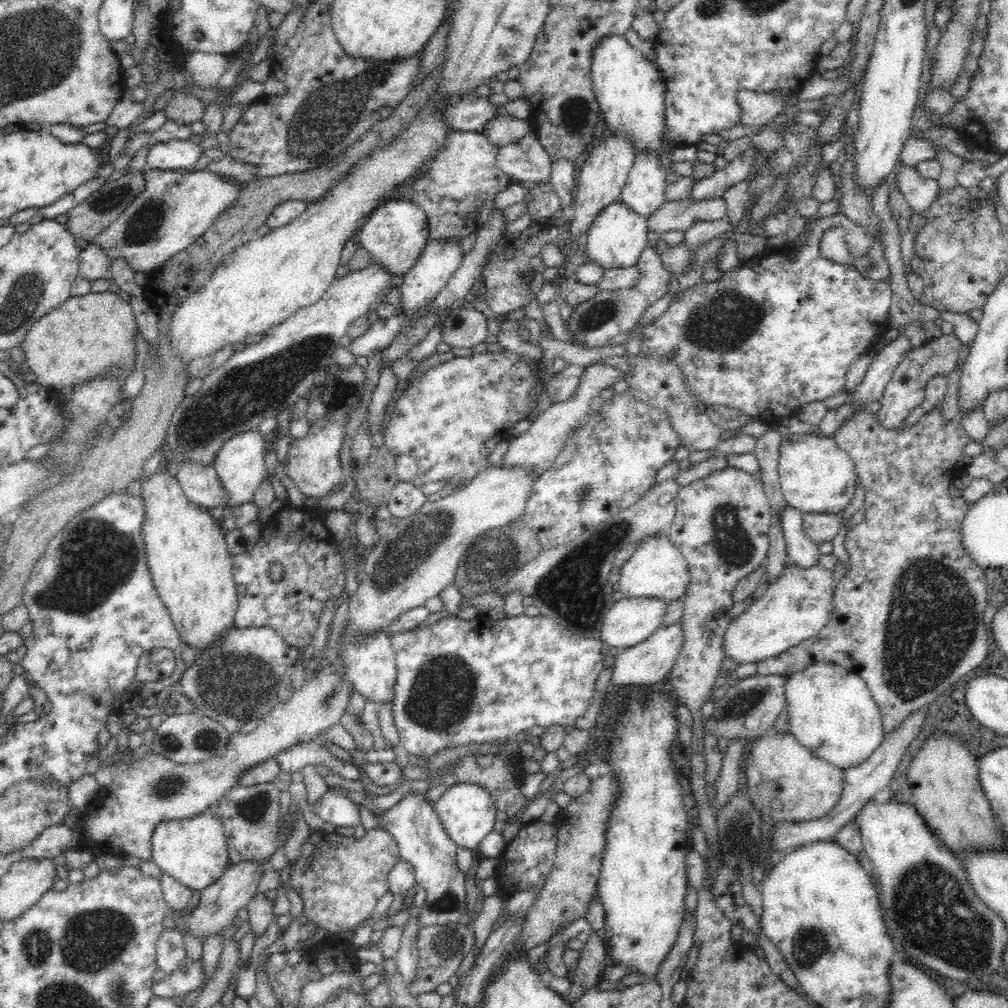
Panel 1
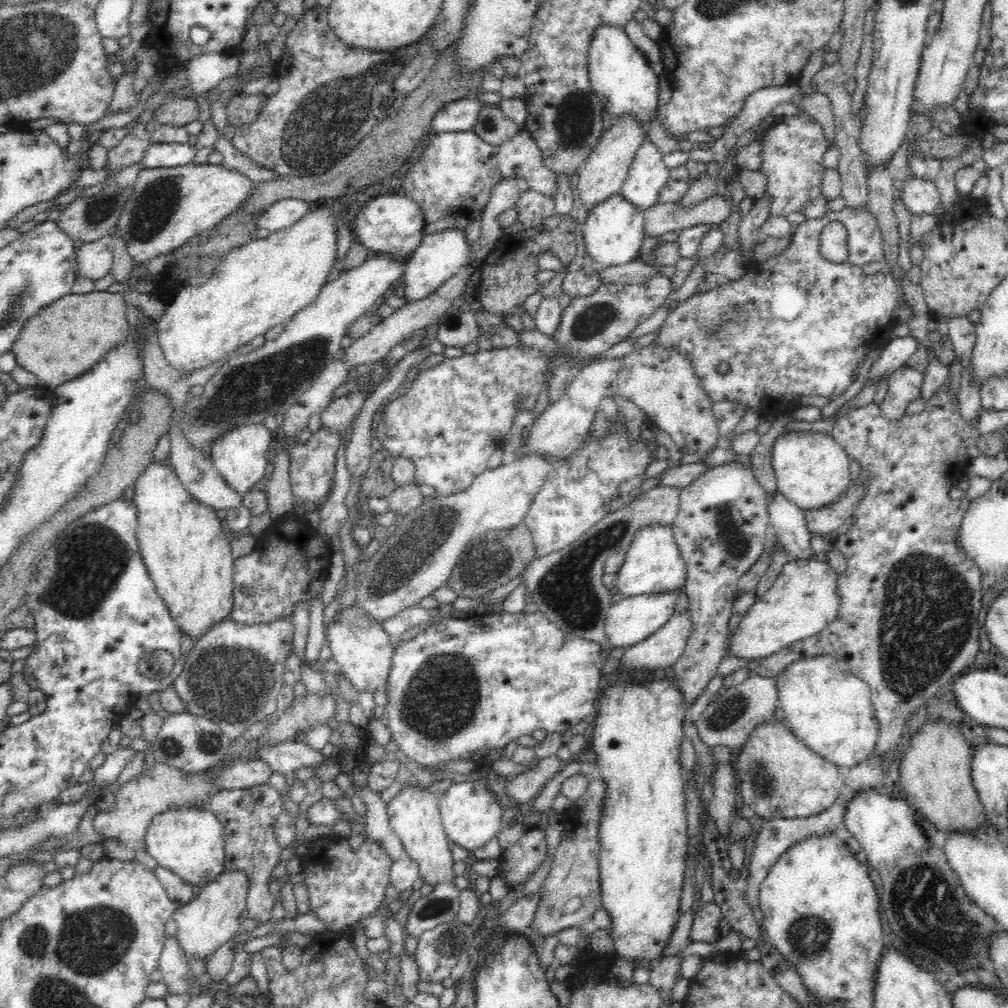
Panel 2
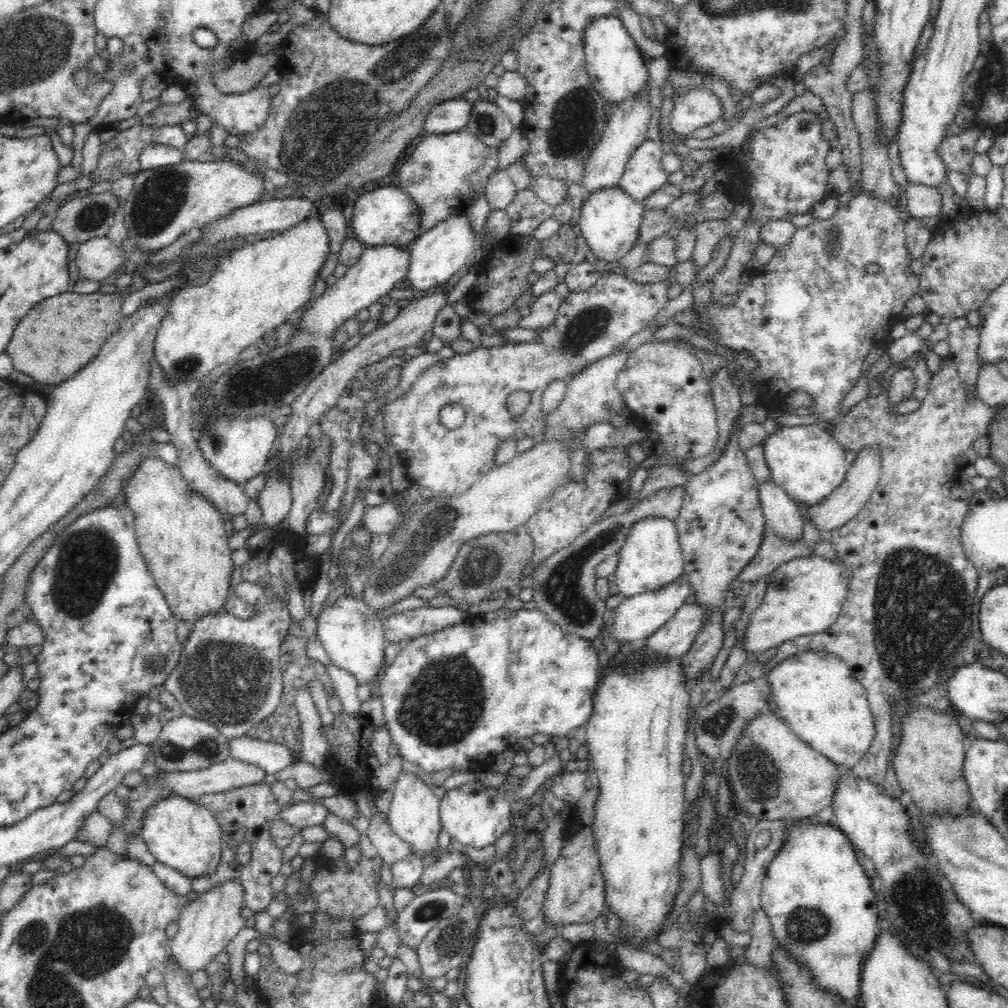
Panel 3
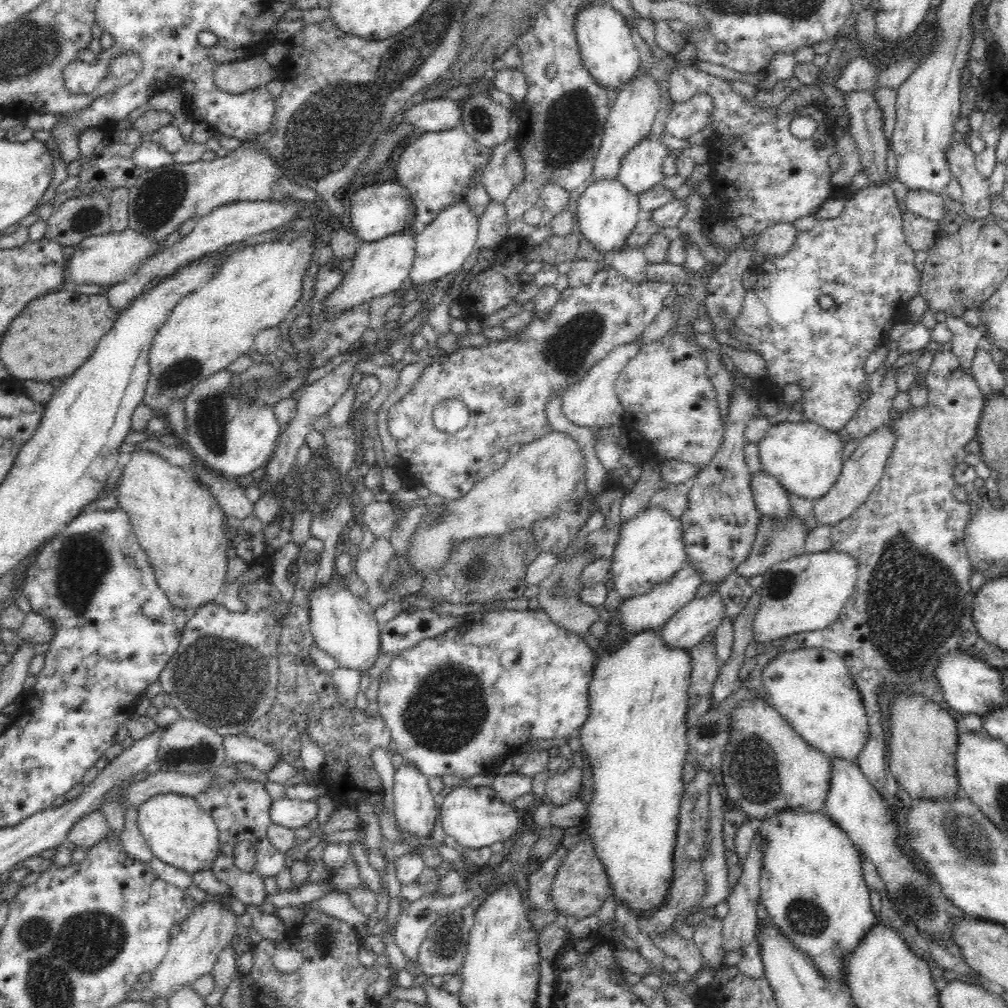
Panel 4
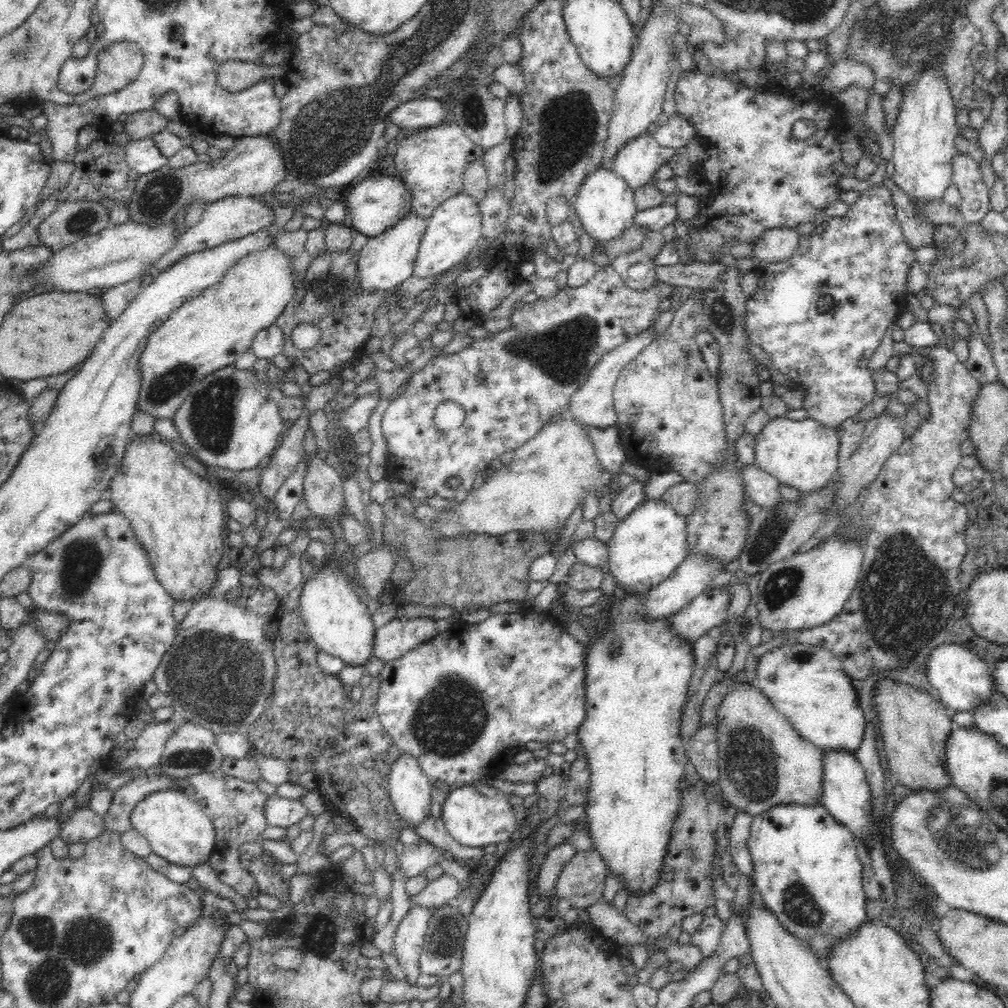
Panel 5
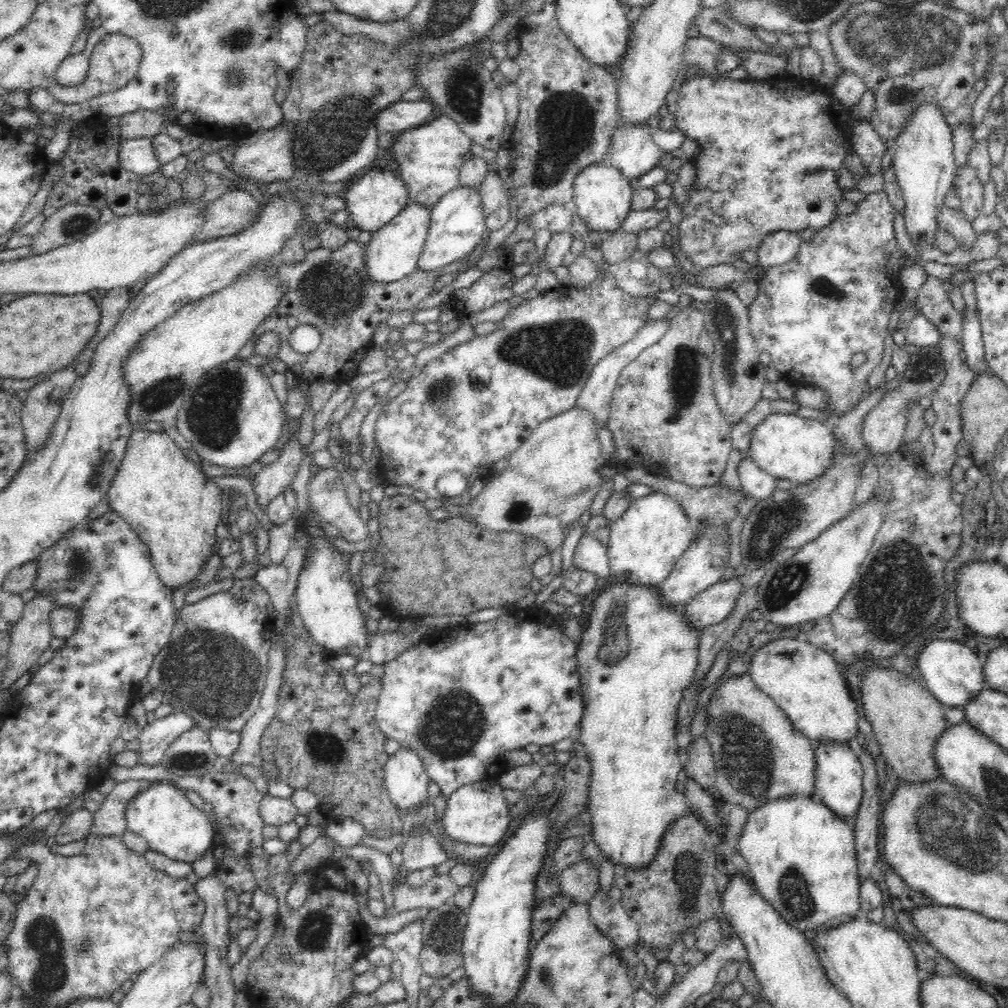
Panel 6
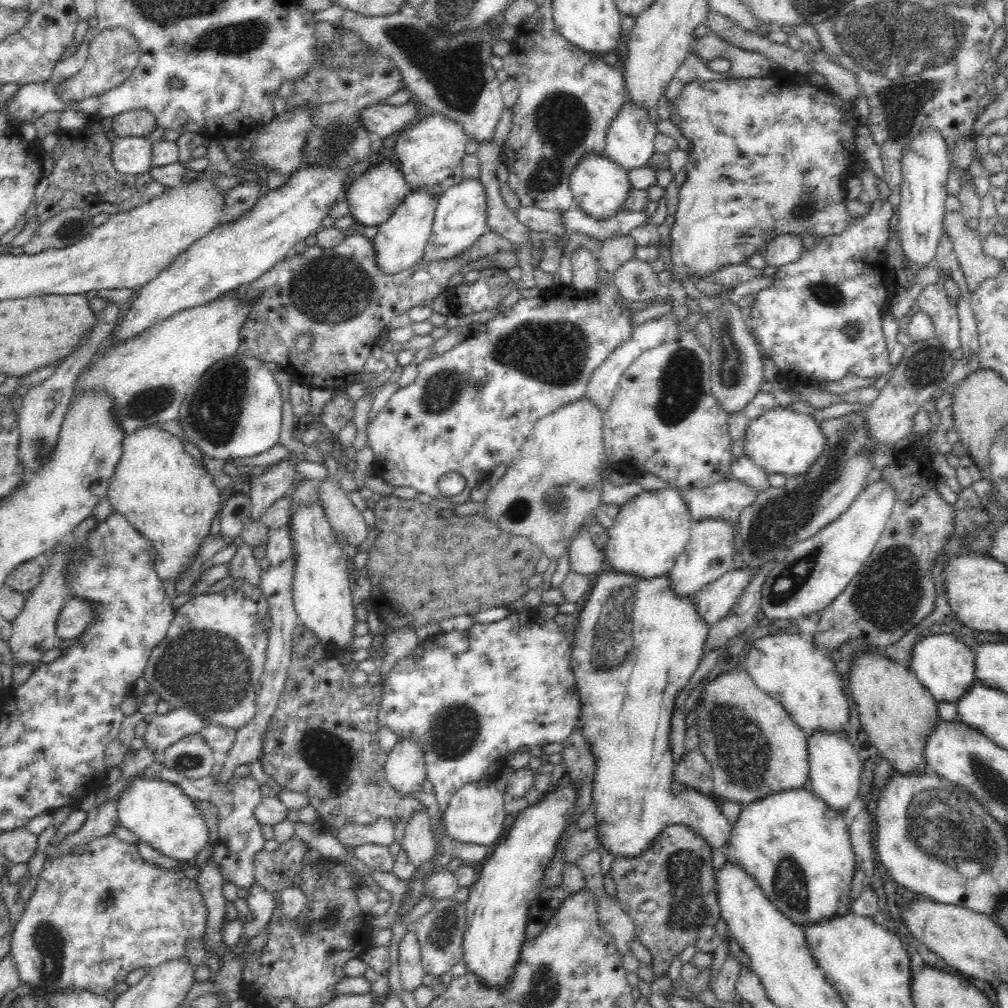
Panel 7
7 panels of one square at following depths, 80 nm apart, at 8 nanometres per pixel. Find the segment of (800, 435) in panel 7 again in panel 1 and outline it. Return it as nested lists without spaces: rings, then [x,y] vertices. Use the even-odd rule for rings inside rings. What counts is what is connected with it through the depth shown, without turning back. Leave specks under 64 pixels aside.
[[[806,433],[782,438],[778,448],[778,476],[788,505],[800,512],[842,512],[854,494],[854,461],[832,436]]]

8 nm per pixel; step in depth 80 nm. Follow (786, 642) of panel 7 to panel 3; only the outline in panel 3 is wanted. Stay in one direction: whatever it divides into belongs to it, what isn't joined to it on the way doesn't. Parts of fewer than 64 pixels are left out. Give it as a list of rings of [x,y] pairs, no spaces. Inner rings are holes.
[[[822,650],[818,651],[805,651],[800,655],[794,655],[791,658],[785,659],[780,664],[776,664],[772,670],[768,670],[765,673],[764,679],[768,681],[770,685],[770,700],[774,702],[772,706],[778,708],[776,711],[777,715],[784,720],[788,727],[800,737],[800,740],[803,740],[808,746],[812,747],[814,750],[817,750],[820,754],[827,756],[835,765],[841,768],[846,768],[847,770],[855,770],[858,768],[858,762],[866,754],[872,738],[874,738],[875,725],[874,720],[872,719],[872,713],[870,713],[870,707],[868,707],[868,699],[866,698],[866,693],[864,693],[864,687],[860,684],[860,681],[857,681],[851,674],[851,668],[844,664],[838,656],[833,653],[826,653]]]

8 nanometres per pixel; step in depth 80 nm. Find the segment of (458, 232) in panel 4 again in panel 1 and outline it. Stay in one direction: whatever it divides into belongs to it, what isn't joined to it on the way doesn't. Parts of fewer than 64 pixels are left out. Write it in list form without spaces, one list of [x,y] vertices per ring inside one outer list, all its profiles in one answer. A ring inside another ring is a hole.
[[[428,238],[415,266],[403,274],[403,284],[400,286],[401,312],[412,314],[432,302],[434,296],[447,285],[450,277],[458,270],[464,255],[461,240],[457,238]]]

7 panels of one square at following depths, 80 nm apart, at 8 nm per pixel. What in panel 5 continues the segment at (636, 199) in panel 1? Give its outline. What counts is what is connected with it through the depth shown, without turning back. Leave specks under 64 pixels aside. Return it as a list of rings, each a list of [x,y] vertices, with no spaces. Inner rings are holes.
[[[652,134],[637,135],[621,147],[612,160],[611,170],[634,190],[651,182],[654,174],[677,150],[659,146]]]

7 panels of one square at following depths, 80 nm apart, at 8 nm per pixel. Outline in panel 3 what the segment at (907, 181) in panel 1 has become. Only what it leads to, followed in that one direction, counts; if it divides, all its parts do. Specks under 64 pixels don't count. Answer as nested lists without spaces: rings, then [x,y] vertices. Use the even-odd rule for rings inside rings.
[[[911,184],[905,186],[903,206],[914,218],[932,218],[939,216],[942,210],[942,196],[937,188]]]

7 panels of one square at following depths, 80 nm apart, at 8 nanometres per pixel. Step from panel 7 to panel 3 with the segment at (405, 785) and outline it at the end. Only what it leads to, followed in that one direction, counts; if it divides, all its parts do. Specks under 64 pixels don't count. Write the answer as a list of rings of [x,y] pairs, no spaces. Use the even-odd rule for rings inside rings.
[[[402,770],[394,785],[388,815],[391,829],[398,837],[404,839],[404,842],[410,843],[412,854],[422,857],[425,866],[428,866],[431,863],[426,859],[434,850],[438,850],[436,836],[441,829],[440,802],[426,781],[414,772]]]

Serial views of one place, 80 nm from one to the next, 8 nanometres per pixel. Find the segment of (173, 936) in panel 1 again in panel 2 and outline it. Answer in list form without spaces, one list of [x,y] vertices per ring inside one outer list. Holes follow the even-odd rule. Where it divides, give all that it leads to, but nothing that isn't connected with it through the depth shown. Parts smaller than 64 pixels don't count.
[[[166,937],[159,958],[159,969],[163,976],[162,980],[168,985],[168,994],[190,994],[189,962],[175,937]]]

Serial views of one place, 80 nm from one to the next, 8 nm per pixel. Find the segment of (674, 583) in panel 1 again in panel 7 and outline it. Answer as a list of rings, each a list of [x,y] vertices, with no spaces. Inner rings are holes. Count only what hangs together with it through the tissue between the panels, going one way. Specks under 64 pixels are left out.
[[[669,486],[658,490],[642,490],[620,505],[616,520],[607,530],[606,558],[613,570],[642,578],[668,574],[688,544],[692,521],[687,502],[678,488]]]

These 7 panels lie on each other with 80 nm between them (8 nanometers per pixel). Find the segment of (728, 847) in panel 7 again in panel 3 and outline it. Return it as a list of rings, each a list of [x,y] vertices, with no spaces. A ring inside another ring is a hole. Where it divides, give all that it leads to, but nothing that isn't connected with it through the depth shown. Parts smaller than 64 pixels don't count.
[[[782,819],[786,821],[784,842],[778,846],[776,856],[770,860],[761,886],[761,908],[771,922],[773,938],[779,946],[794,954],[793,957],[811,972],[813,979],[824,990],[844,1000],[855,998],[854,1003],[859,1006],[862,958],[868,954],[876,934],[880,932],[876,925],[876,895],[870,886],[870,879],[859,864],[851,840],[832,821]]]

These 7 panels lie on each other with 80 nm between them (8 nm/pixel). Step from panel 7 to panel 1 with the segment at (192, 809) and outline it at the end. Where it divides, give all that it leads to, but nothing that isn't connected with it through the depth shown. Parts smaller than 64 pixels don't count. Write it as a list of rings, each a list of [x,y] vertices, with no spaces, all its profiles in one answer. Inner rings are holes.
[[[210,812],[180,820],[160,820],[152,830],[150,849],[151,858],[161,871],[192,890],[206,888],[221,878],[229,867],[223,824]]]

